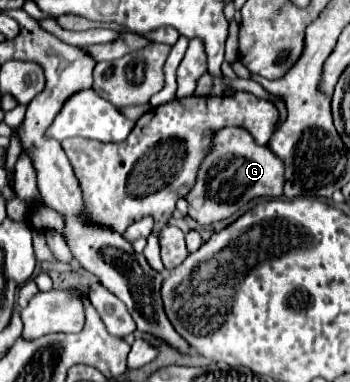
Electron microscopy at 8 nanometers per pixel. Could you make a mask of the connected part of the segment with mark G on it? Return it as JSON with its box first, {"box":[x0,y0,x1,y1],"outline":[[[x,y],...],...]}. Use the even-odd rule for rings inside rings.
{"box":[184,127,284,225],"outline":[[[224,127],[214,135],[212,147],[204,157],[194,187],[184,197],[188,201],[188,217],[200,225],[228,219],[256,197],[278,199],[284,191],[284,161],[268,147],[258,145],[242,127]]]}

